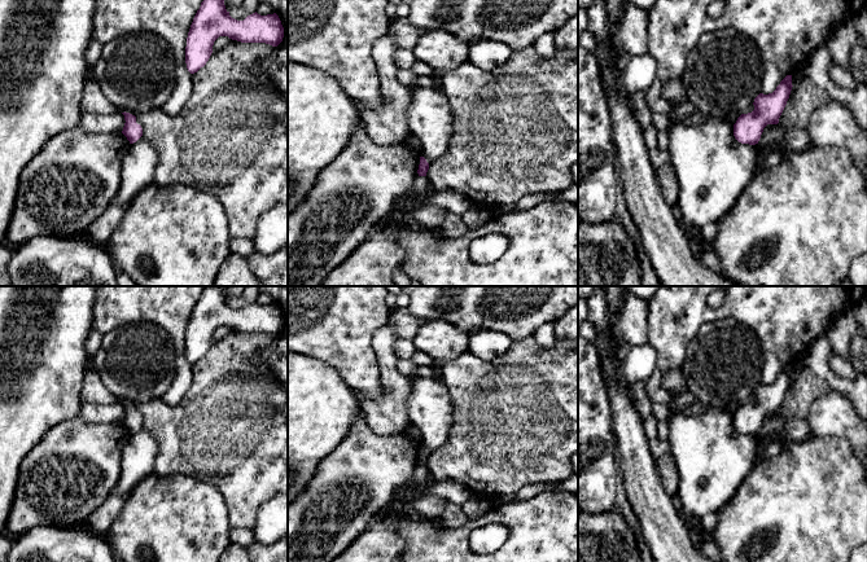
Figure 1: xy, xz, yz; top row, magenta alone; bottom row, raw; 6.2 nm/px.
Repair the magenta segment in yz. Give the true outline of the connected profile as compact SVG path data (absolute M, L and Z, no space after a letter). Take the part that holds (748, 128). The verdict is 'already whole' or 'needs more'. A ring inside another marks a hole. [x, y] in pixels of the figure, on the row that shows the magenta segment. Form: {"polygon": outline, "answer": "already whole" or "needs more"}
{"polygon": "M787 75L772 93L759 93L754 110L741 114L734 124L734 136L741 144L758 144L767 124L778 124L792 91L792 75Z", "answer": "already whole"}

